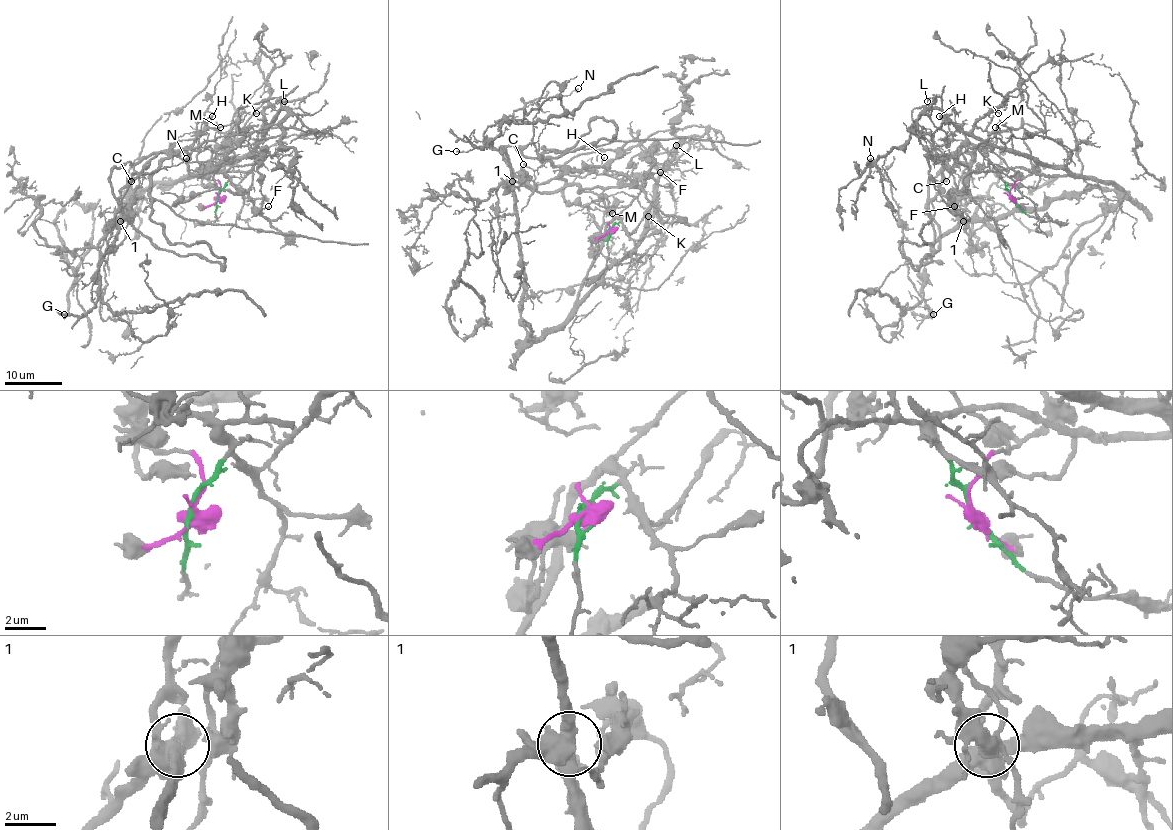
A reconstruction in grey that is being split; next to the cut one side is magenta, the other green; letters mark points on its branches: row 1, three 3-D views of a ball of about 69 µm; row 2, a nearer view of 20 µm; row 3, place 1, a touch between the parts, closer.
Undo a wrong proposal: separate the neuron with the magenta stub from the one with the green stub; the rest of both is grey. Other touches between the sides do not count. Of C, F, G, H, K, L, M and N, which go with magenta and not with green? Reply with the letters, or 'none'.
C, F, H, M

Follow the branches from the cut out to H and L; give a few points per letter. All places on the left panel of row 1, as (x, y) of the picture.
H: (218, 197), (221, 185), (201, 172), (196, 154), (207, 128), (189, 145), (172, 148), (192, 139), (212, 116)
L: (218, 198), (228, 180), (217, 168), (188, 177), (233, 165), (251, 151), (276, 119), (282, 97), (283, 102)

